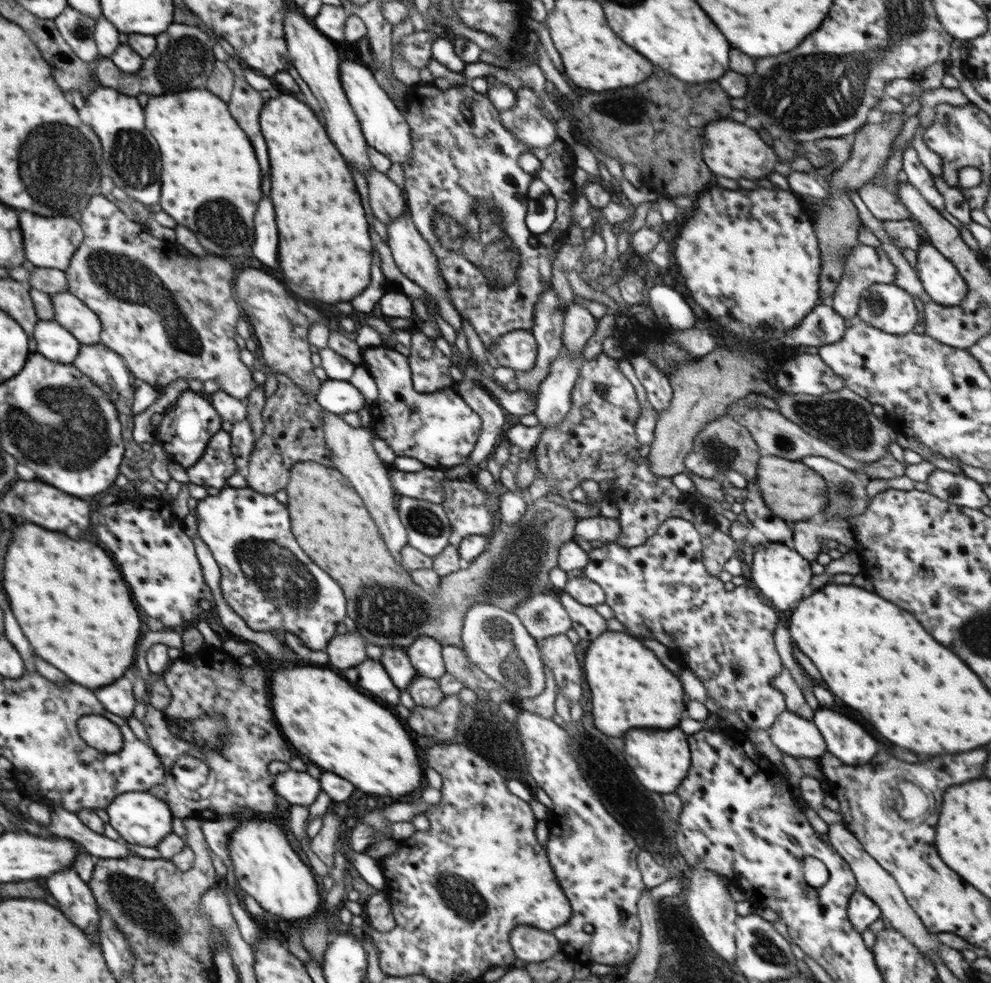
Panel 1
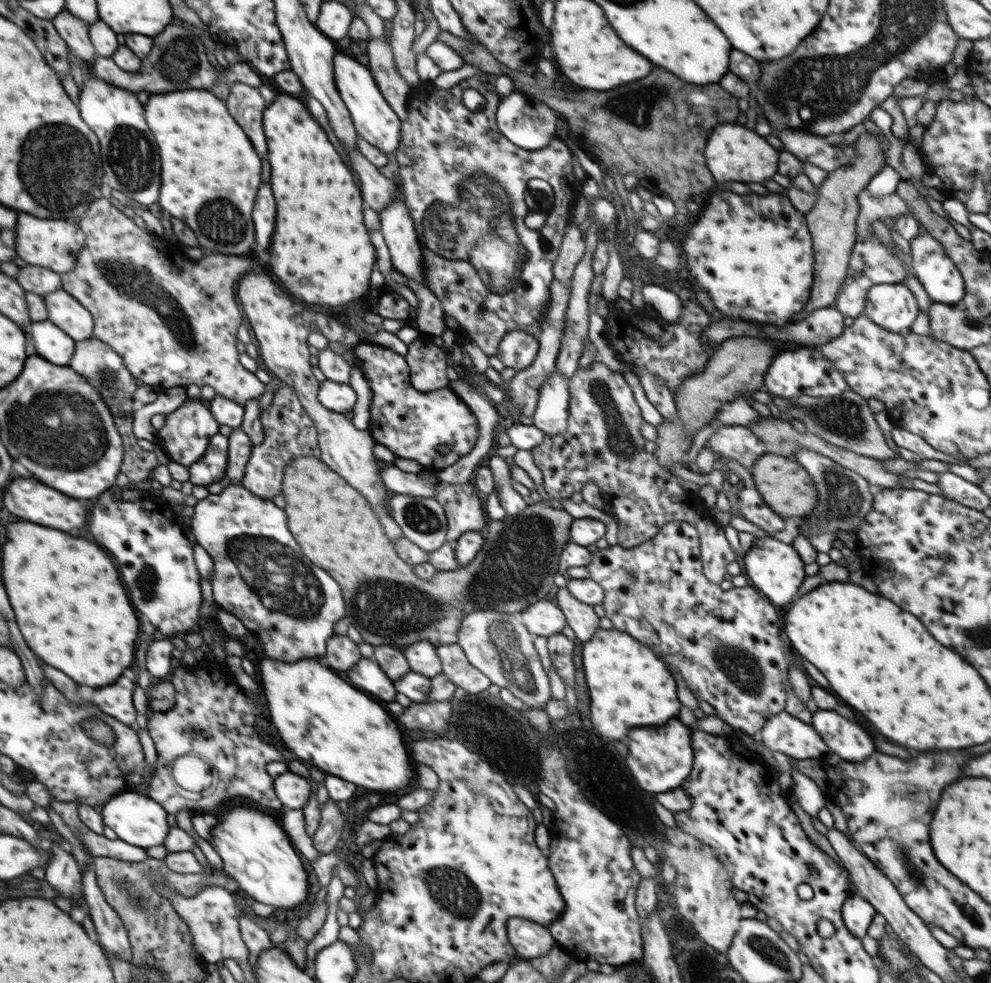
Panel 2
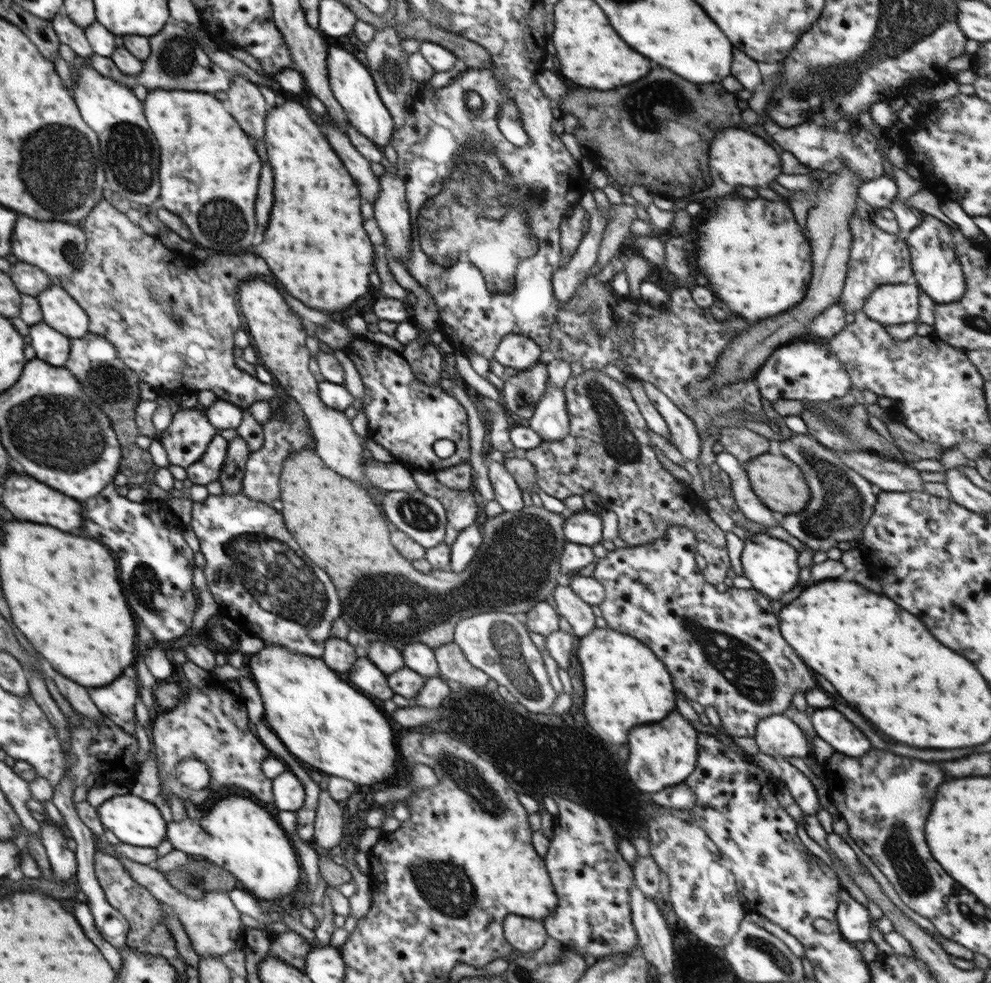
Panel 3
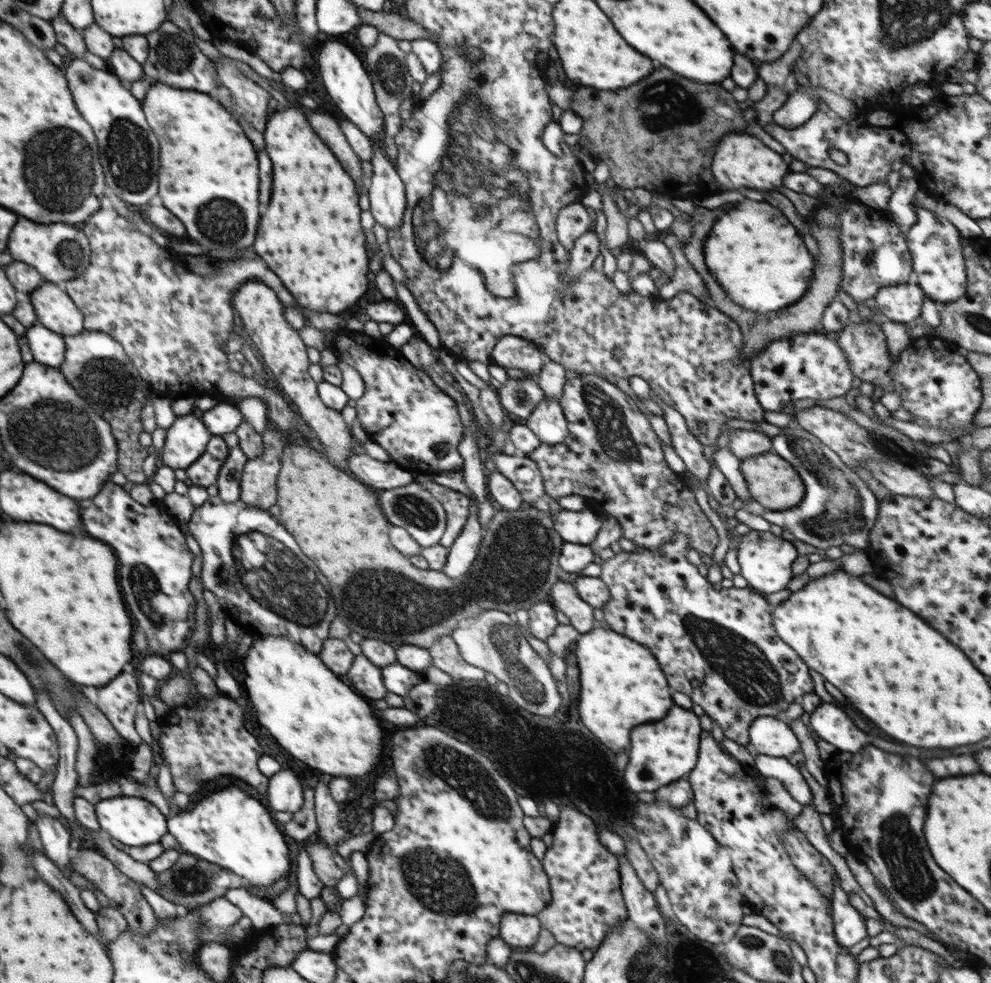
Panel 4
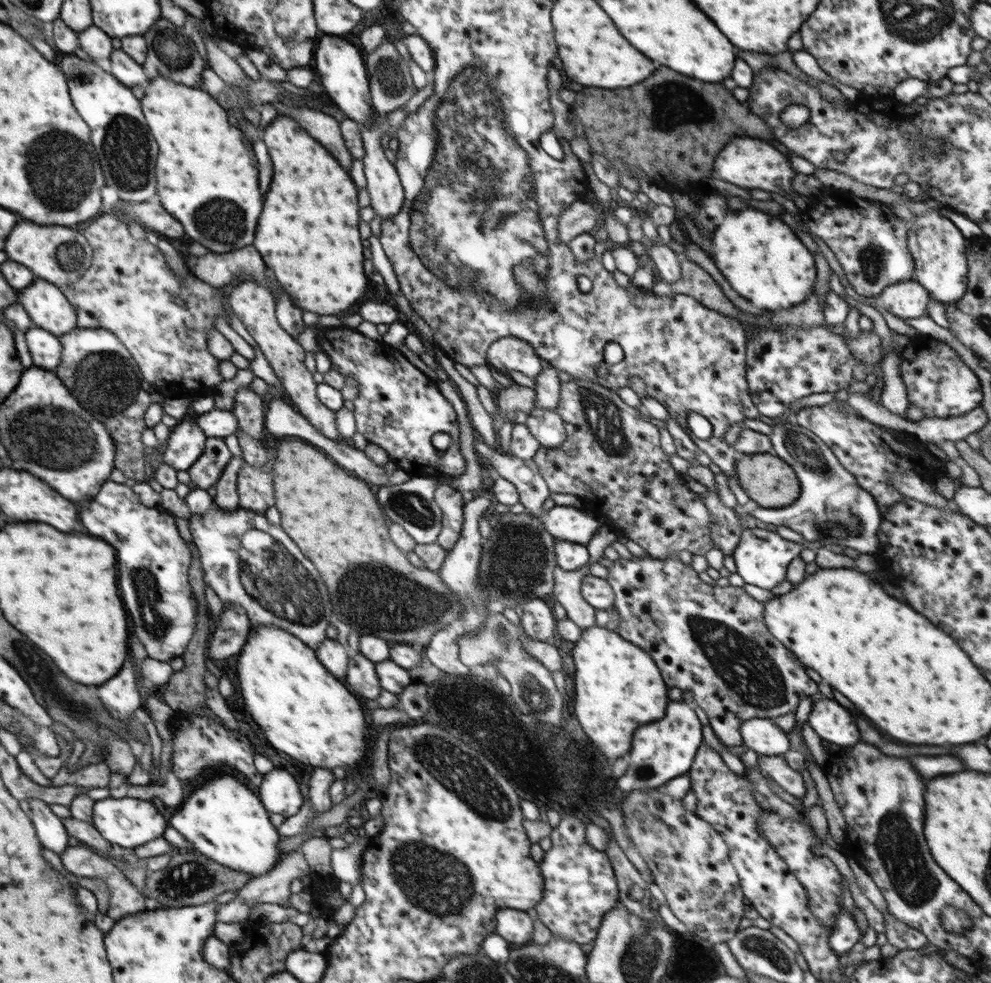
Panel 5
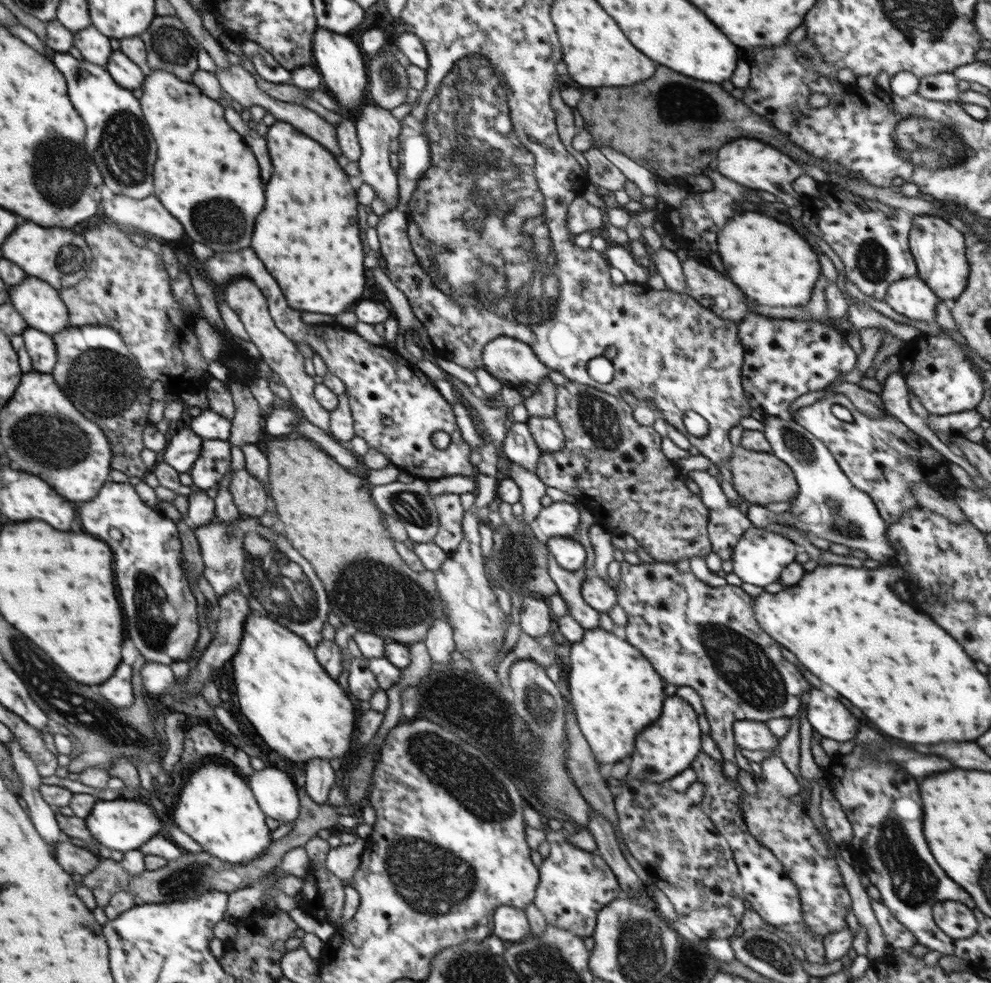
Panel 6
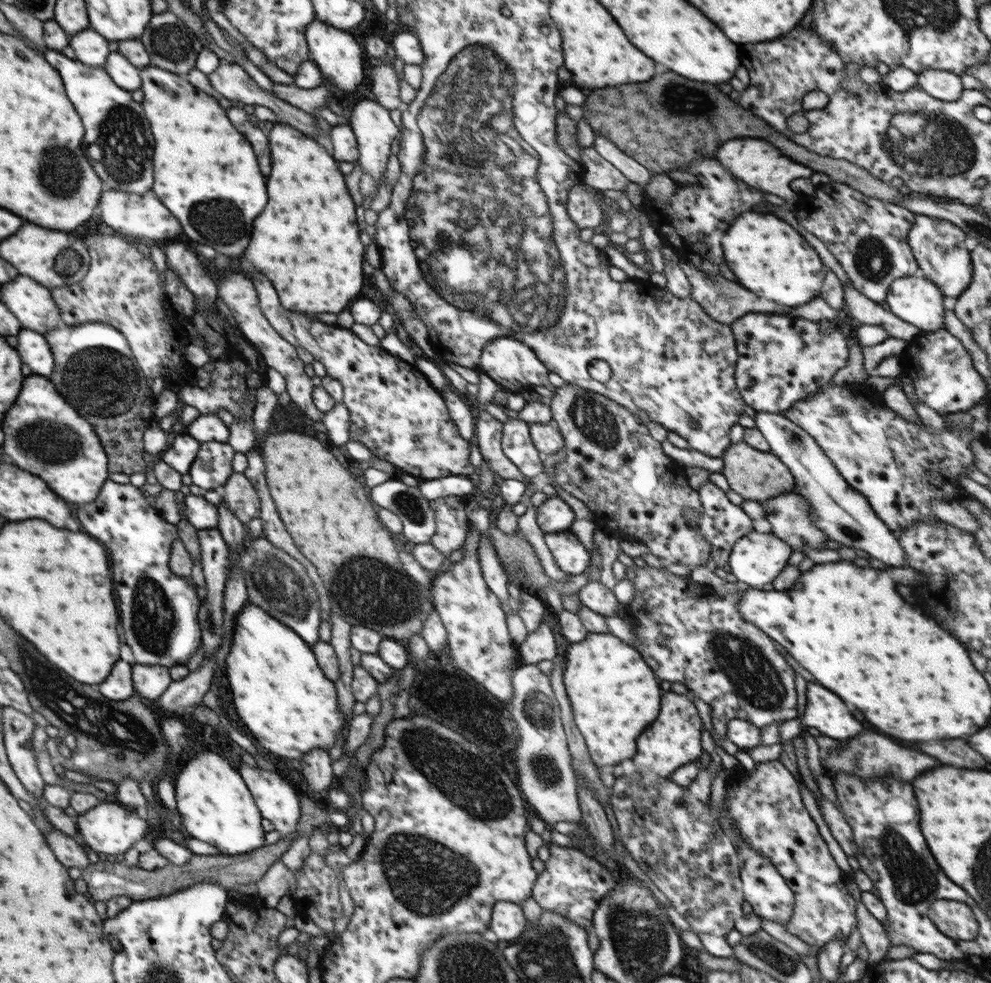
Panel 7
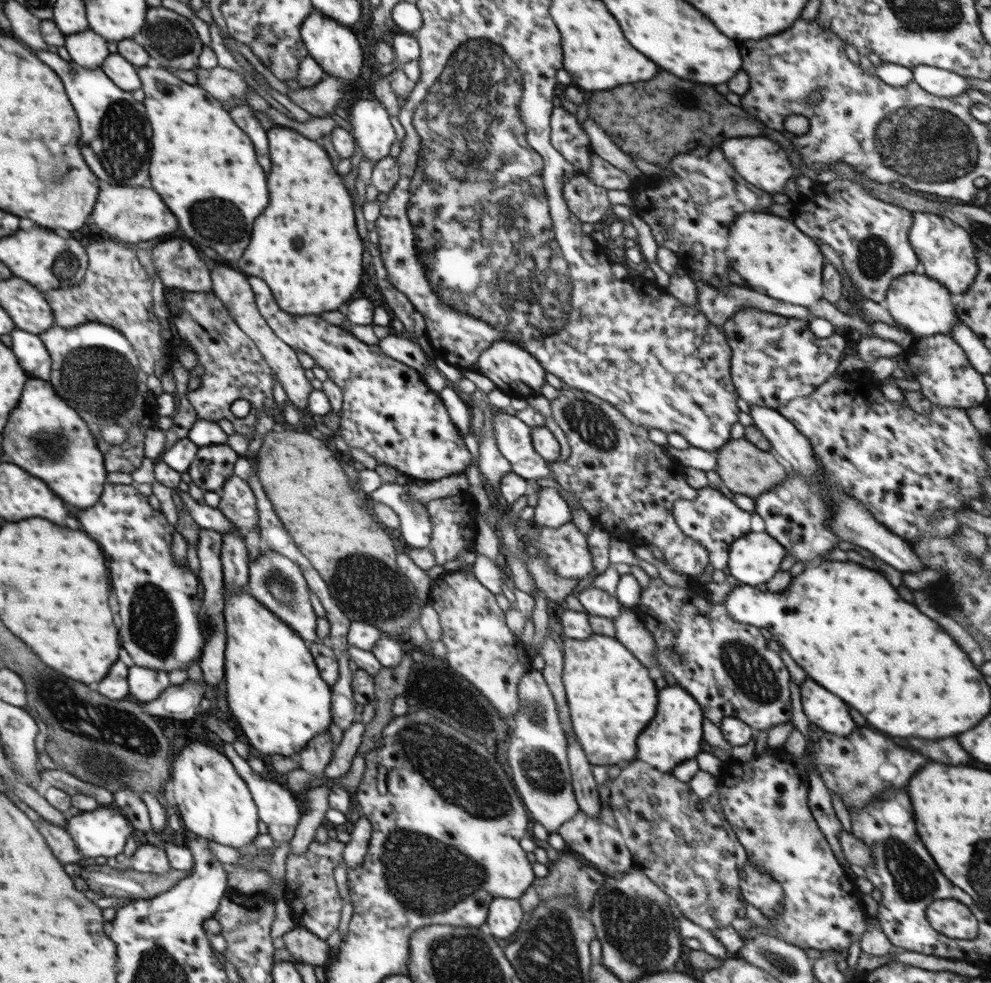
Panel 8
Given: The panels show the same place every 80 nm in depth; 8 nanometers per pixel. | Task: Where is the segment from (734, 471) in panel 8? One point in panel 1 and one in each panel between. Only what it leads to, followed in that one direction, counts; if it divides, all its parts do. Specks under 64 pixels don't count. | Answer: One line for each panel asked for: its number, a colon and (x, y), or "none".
1: (793, 491)
2: (786, 488)
3: (779, 484)
4: (773, 482)
5: (766, 479)
6: (760, 478)
7: (759, 476)

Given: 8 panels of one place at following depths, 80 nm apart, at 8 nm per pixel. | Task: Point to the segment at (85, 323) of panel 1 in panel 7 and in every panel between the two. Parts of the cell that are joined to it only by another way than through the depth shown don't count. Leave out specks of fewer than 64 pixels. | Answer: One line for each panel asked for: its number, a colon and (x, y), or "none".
2: (66, 311)
3: (60, 310)
4: (55, 308)
5: (48, 306)
6: (40, 304)
7: (34, 305)

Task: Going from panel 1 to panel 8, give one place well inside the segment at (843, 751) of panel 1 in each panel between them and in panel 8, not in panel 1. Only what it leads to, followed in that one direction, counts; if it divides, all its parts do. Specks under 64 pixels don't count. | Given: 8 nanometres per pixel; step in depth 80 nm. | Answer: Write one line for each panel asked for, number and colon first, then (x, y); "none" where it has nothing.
2: (844, 738)
3: (830, 725)
4: (831, 724)
5: (832, 723)
6: (828, 717)
7: (825, 711)
8: (823, 709)

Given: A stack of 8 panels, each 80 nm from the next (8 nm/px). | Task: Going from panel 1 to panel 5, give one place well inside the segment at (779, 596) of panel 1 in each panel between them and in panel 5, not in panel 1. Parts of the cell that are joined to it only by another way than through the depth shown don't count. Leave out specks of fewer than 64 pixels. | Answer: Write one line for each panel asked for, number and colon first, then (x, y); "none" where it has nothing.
2: (774, 568)
3: (771, 565)
4: (765, 560)
5: (762, 557)

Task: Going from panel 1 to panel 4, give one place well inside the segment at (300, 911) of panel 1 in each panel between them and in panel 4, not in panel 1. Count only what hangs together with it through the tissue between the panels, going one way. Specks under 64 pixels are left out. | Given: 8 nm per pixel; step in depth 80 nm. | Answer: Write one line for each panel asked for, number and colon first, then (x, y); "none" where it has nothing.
2: (257, 854)
3: (235, 833)
4: (229, 828)

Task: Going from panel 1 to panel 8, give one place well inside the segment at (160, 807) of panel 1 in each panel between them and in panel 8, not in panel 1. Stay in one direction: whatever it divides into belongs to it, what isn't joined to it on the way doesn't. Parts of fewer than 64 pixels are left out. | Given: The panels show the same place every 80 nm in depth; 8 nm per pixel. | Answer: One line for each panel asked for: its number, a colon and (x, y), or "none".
2: (138, 820)
3: (135, 821)
4: (134, 821)
5: (129, 822)
6: (123, 824)
7: (111, 828)
8: (103, 831)

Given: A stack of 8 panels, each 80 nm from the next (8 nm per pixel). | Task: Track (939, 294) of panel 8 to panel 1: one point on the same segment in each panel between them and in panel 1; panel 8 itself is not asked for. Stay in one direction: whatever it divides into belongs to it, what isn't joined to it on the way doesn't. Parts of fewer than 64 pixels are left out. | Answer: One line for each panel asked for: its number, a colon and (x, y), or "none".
1: (885, 306)
2: (892, 306)
3: (891, 304)
4: (902, 303)
5: (909, 299)
6: (912, 297)
7: (916, 300)

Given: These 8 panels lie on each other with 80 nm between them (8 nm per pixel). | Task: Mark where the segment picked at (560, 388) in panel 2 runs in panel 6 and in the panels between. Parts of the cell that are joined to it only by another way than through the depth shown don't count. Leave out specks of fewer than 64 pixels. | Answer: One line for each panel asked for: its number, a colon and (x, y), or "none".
3: (550, 420)
4: (547, 421)
5: (547, 426)
6: (546, 431)

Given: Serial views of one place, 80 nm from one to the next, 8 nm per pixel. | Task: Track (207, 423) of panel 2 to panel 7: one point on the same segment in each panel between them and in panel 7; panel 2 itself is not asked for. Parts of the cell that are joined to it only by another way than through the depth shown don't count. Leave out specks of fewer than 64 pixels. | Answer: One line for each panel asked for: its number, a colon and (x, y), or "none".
3: (186, 438)
4: (187, 439)
5: (186, 442)
6: (183, 447)
7: (180, 454)

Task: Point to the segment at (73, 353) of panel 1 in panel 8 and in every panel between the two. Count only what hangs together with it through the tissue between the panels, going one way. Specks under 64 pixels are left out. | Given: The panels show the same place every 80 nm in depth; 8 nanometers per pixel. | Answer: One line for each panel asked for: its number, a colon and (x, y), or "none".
2: (51, 342)
3: (54, 347)
4: (48, 347)
5: (46, 348)
6: (41, 346)
7: (36, 351)
8: (31, 349)

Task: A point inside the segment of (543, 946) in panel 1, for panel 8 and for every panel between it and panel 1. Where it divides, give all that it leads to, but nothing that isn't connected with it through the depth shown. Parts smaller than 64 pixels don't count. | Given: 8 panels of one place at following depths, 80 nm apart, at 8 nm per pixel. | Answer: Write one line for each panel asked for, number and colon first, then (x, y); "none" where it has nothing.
2: (530, 940)
3: (526, 935)
4: (520, 931)
5: (516, 927)
6: (511, 924)
7: (508, 921)
8: (505, 915)

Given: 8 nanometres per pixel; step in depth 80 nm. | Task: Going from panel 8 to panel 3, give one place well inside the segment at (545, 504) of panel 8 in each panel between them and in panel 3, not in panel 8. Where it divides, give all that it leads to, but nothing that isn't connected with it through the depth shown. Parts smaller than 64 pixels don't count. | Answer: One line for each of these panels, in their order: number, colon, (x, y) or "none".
3: (585, 528)
4: (579, 527)
5: (579, 526)
6: (560, 519)
7: (554, 515)

